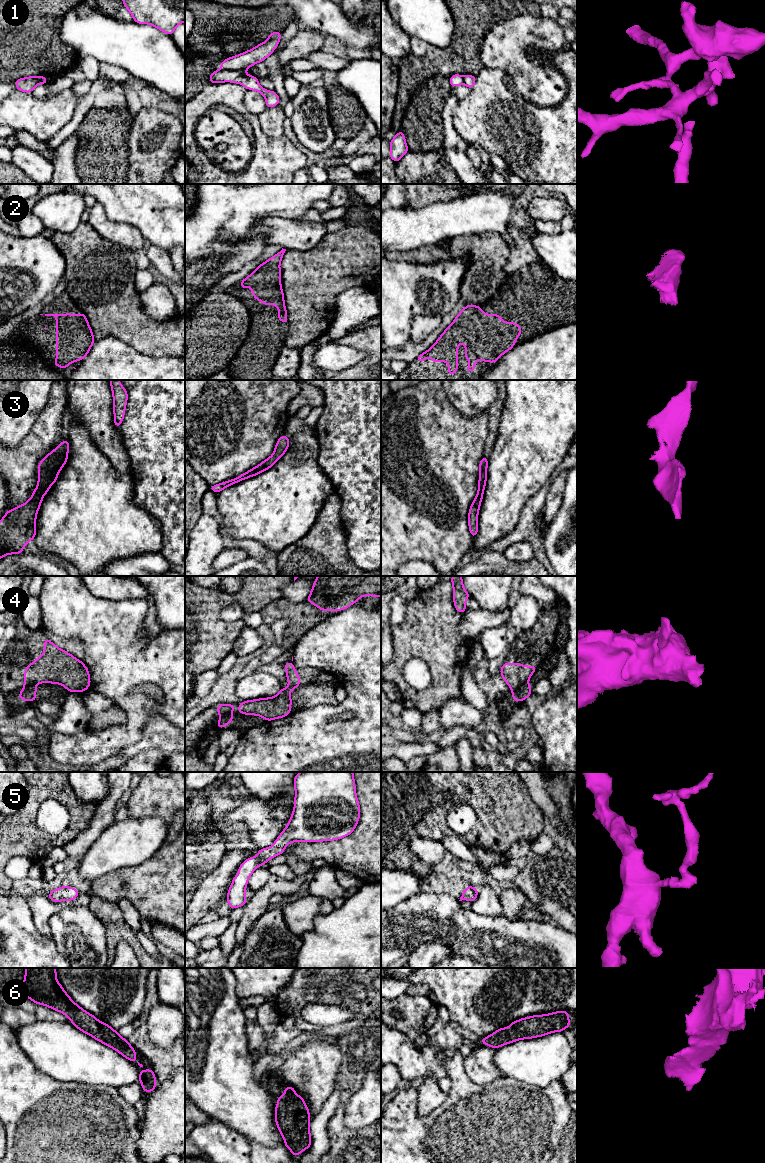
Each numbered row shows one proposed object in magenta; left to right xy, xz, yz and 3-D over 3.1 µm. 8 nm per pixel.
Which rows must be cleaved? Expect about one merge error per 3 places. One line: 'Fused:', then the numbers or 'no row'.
Fused: 1, 4

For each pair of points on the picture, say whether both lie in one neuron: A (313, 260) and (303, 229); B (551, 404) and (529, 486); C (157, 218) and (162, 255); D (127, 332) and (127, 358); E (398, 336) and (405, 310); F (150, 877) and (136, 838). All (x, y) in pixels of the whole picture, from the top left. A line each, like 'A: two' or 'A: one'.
A: two
B: one
C: two
D: two
E: one
F: two

